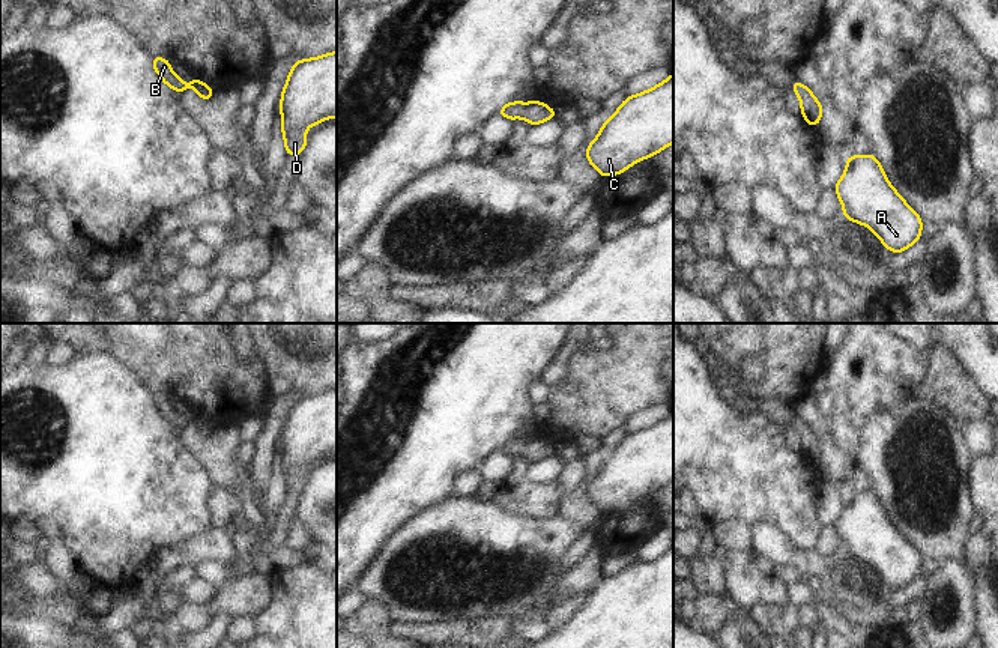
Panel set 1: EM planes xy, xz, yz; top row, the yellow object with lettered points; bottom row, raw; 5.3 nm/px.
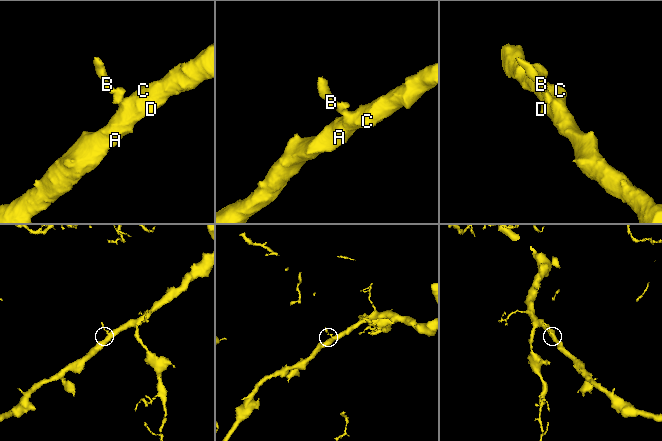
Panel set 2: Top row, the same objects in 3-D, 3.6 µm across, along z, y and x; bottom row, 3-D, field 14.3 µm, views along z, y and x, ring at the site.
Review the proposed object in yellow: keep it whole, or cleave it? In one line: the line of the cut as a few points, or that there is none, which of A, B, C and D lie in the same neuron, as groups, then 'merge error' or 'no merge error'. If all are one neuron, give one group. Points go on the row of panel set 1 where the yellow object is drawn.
no cut; A B C D; no merge error

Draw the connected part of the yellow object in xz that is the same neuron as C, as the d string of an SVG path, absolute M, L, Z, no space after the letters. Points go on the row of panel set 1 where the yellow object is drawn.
M673 72L639 95L628 96L604 122L586 149L601 177L621 174L673 143Z

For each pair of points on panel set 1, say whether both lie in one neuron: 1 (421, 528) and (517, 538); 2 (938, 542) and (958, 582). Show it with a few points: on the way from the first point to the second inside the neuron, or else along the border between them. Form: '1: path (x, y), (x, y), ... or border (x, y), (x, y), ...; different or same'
1: path (445, 529), (459, 532), (465, 538), (493, 538); same
2: border (962, 560), (943, 560), (940, 563); different

